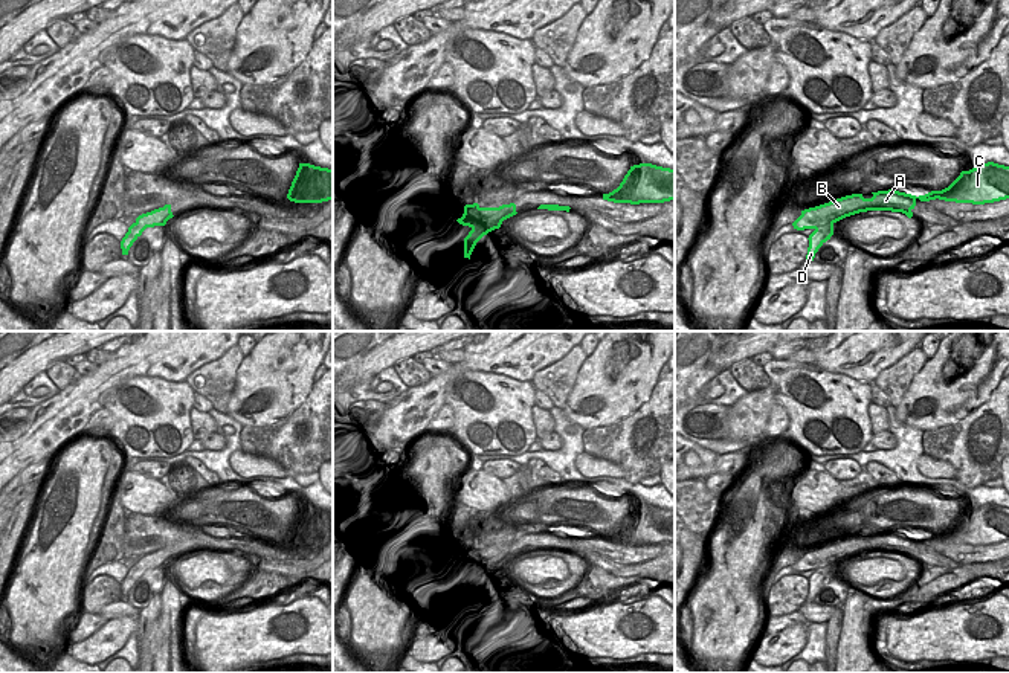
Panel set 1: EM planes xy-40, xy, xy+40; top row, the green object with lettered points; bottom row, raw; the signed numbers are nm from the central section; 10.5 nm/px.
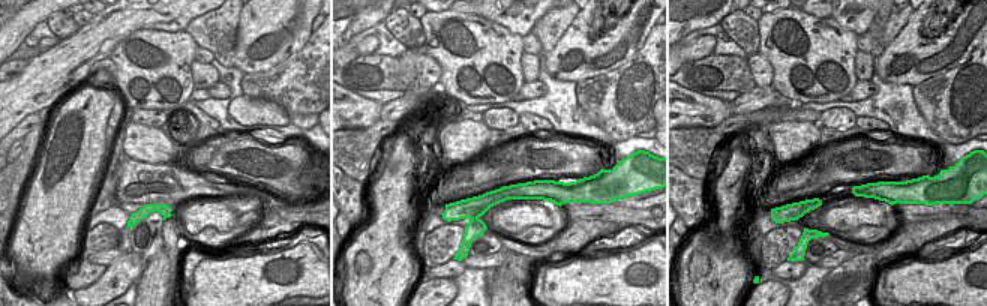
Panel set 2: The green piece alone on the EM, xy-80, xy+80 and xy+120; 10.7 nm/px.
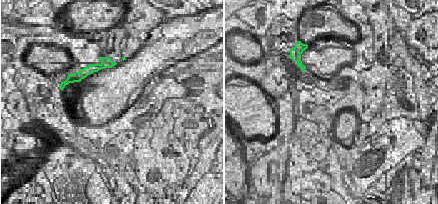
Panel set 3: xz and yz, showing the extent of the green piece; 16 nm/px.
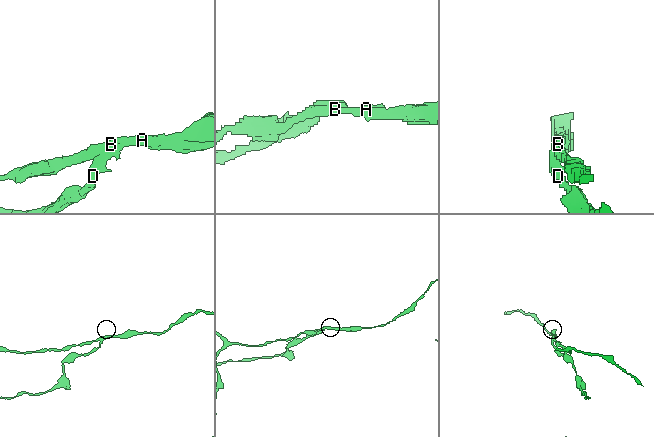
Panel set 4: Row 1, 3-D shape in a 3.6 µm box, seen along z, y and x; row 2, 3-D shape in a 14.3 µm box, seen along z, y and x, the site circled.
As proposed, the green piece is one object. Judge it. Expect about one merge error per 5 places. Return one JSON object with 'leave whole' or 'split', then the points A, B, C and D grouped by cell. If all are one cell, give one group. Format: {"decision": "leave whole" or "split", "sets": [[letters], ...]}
{"decision": "split", "sets": [["A", "B", "C"], ["D"]]}

